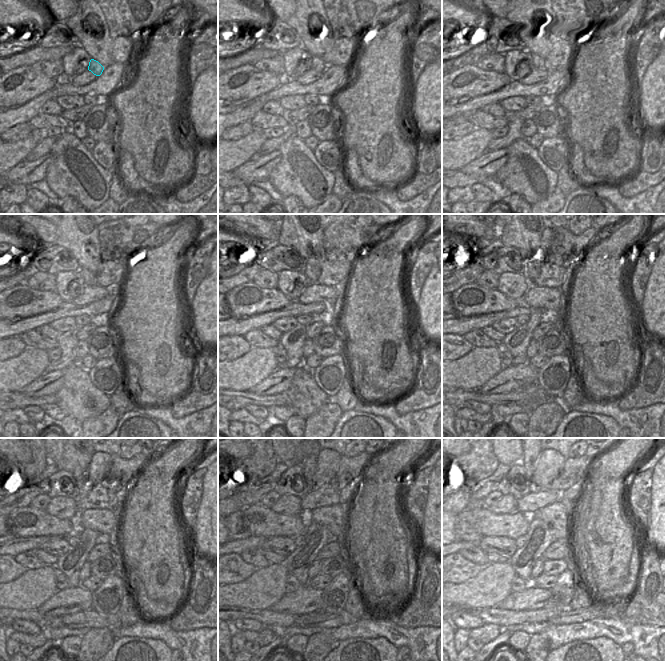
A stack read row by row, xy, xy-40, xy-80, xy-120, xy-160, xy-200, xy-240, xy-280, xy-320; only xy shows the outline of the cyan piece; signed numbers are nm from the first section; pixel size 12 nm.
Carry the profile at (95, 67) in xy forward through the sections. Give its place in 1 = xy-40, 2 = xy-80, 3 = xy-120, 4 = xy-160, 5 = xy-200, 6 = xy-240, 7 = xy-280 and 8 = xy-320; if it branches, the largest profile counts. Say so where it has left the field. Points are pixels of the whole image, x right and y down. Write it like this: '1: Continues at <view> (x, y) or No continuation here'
1: Continues at xy-40 (318, 65)
2: Continues at xy-80 (540, 63)
3: Continues at xy-120 (89, 277)
4: Continues at xy-160 (311, 270)
5: Continues at xy-200 (532, 269)
6: Continues at xy-240 (87, 487)
7: Continues at xy-280 (308, 465)
8: Continues at xy-320 (530, 458)

